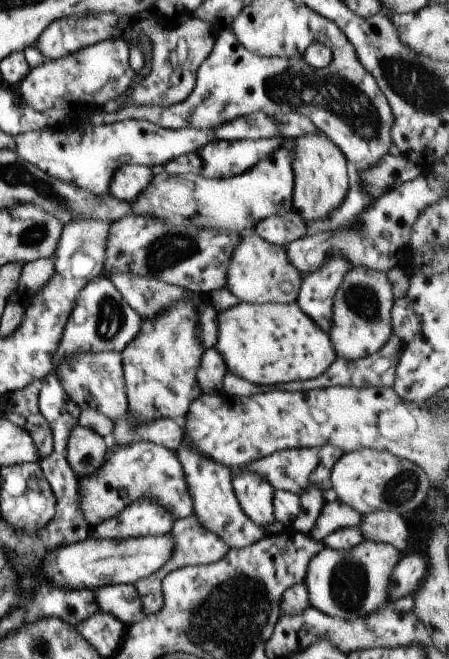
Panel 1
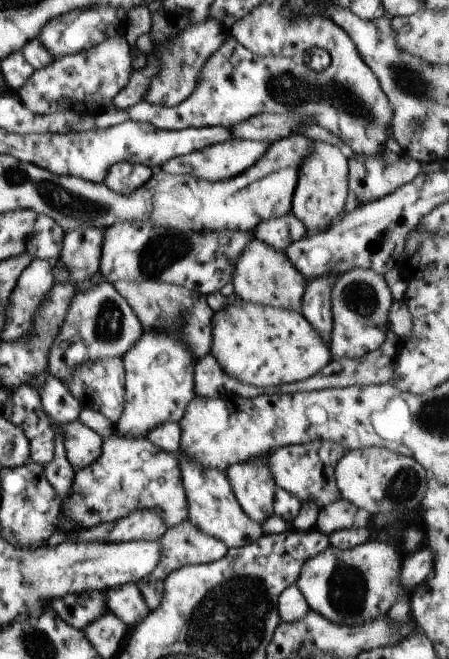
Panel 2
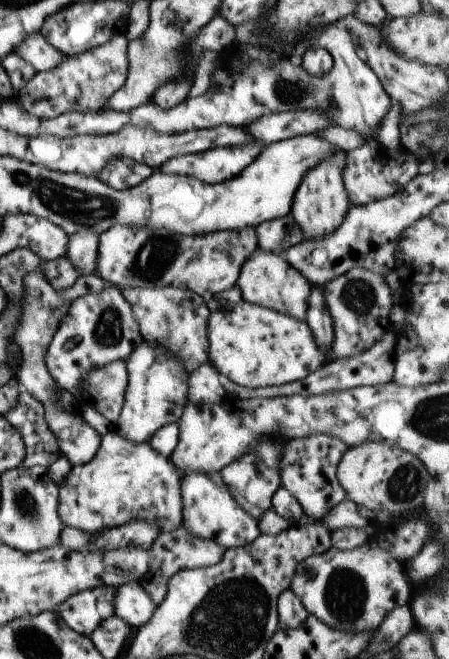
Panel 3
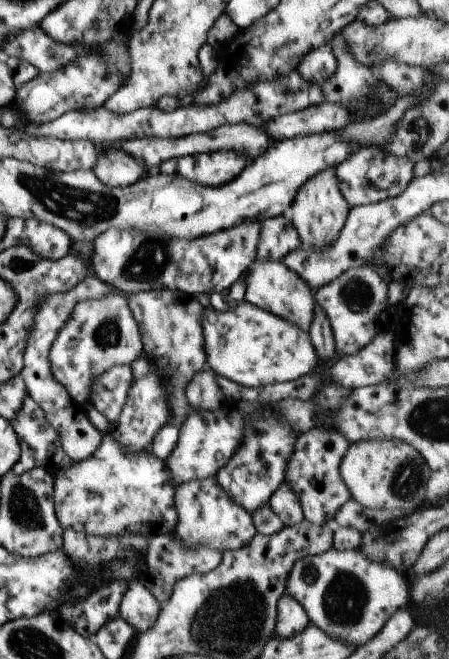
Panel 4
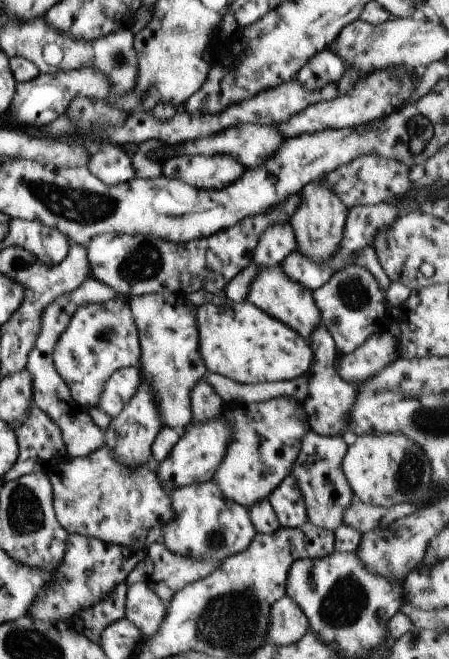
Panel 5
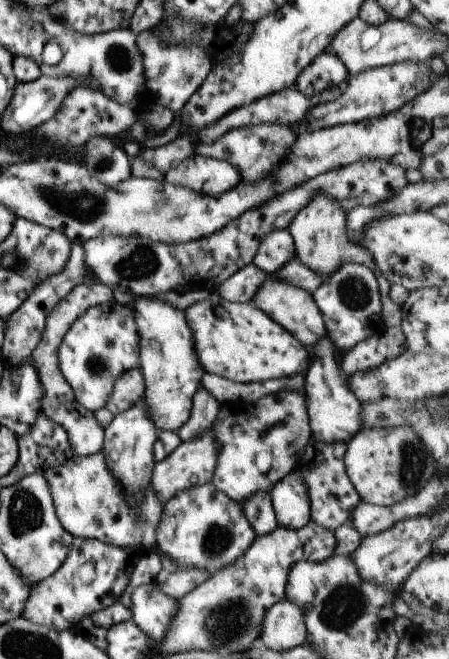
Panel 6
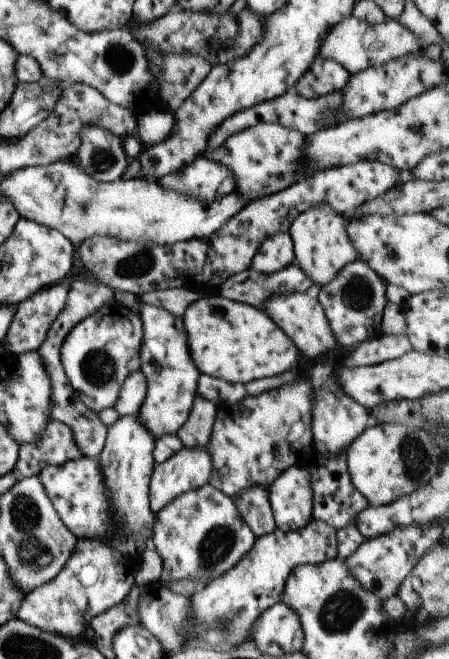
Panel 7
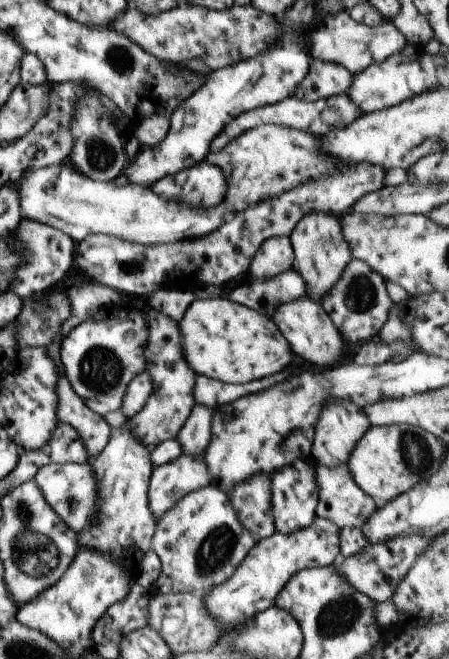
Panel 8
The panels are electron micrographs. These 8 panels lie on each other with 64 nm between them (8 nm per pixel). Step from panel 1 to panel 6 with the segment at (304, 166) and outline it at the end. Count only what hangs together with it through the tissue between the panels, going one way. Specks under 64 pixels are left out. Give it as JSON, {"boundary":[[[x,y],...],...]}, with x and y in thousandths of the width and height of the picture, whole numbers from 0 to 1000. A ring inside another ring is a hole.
{"boundary":[[[704,296],[664,325],[641,343],[657,370],[655,388],[668,399],[679,401],[706,419],[733,422],[744,411],[766,399],[802,399],[820,402],[840,419],[846,439],[846,458],[851,460],[851,484],[860,502],[889,501],[895,495],[898,480],[893,466],[878,461],[866,449],[871,428],[835,404],[826,385],[802,372],[784,369],[773,354],[773,322],[757,316],[751,305],[726,296]]]}

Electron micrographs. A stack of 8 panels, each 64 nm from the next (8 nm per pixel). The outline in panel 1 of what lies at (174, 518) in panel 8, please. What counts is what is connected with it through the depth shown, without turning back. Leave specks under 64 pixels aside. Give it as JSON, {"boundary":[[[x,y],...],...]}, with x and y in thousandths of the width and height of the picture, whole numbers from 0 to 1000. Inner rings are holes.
{"boundary":[[[410,662],[405,680],[394,683],[405,703],[414,734],[430,759],[430,780],[443,794],[468,807],[486,812],[512,833],[537,833],[575,822],[590,810],[586,800],[566,795],[539,774],[526,756],[514,712],[445,690]]]}

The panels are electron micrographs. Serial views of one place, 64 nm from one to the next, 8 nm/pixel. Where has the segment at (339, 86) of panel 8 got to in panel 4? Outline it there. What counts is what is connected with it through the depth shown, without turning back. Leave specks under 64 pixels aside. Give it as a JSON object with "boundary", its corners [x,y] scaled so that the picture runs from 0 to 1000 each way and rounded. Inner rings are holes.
{"boundary":[[[735,65],[682,80],[661,100],[666,114],[695,129],[715,129],[739,118],[753,103],[753,90]]]}

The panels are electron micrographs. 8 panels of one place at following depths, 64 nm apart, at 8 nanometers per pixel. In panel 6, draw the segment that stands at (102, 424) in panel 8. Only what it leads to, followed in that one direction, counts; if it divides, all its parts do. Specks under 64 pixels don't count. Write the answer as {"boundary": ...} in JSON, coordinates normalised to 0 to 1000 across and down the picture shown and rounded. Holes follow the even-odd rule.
{"boundary":[[[192,422],[131,458],[116,475],[107,475],[102,498],[91,517],[71,533],[73,554],[82,558],[89,577],[96,583],[96,602],[91,607],[94,628],[111,637],[136,643],[149,656],[160,683],[169,690],[189,693],[223,687],[229,683],[234,649],[214,637],[209,627],[183,616],[167,602],[156,581],[143,574],[131,557],[129,530],[143,508],[156,501],[167,486],[196,473],[198,467],[238,460],[252,454],[252,440],[225,428],[209,428]]]}

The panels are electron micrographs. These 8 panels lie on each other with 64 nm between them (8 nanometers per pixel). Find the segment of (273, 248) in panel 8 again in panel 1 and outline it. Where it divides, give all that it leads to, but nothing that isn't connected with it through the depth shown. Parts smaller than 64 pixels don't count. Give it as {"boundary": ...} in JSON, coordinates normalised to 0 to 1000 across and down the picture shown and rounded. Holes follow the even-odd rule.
{"boundary":[[[655,319],[635,326],[606,326],[577,334],[568,351],[595,369],[637,376],[650,366],[682,357],[684,340]]]}

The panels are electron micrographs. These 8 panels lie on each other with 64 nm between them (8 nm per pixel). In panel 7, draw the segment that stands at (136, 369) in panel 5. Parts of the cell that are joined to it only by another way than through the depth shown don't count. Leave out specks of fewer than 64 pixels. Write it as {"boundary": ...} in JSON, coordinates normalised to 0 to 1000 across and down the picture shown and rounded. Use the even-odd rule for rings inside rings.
{"boundary":[[[305,561],[281,572],[272,581],[265,602],[256,612],[258,621],[272,633],[305,630],[327,599],[327,577],[314,561]]]}

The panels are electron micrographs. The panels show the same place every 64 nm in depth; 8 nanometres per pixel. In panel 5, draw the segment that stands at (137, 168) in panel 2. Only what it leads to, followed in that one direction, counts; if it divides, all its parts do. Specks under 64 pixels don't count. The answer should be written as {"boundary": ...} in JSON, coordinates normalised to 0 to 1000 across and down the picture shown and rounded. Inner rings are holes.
{"boundary":[[[205,214],[198,217],[196,258],[243,284],[290,276],[303,261],[290,237],[245,214]]]}

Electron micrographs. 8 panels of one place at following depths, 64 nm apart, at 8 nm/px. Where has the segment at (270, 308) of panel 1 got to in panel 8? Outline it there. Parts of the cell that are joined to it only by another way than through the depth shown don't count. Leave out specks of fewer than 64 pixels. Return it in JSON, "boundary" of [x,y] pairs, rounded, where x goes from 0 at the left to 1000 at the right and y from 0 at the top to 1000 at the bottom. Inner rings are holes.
{"boundary":[[[492,449],[472,455],[432,454],[414,469],[405,486],[394,490],[405,511],[408,539],[428,561],[439,569],[454,569],[501,581],[532,584],[606,571],[633,558],[633,552],[648,546],[646,537],[653,537],[639,516],[606,483],[550,464],[521,461]]]}

